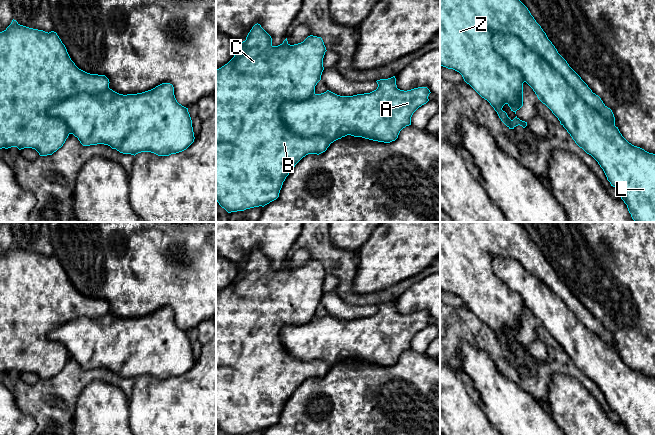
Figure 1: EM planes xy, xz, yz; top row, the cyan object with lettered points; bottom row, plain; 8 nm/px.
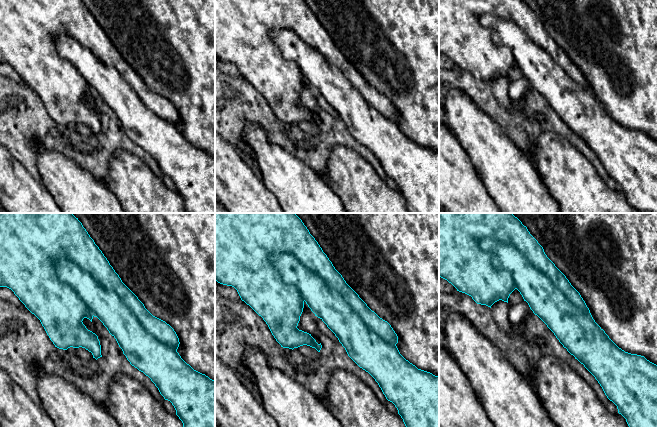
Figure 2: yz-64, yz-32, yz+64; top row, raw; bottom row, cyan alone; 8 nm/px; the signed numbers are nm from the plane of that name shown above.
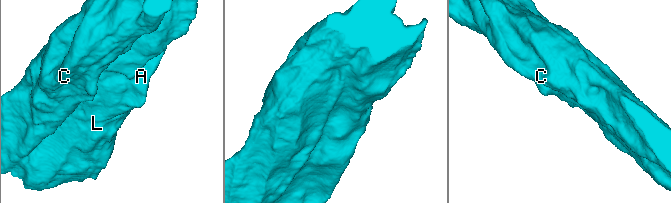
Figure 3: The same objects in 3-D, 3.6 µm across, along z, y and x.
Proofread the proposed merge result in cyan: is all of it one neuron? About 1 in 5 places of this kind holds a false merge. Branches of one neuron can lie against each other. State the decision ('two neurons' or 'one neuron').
two neurons

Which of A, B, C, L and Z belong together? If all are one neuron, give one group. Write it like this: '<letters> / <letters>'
A L / B C Z

